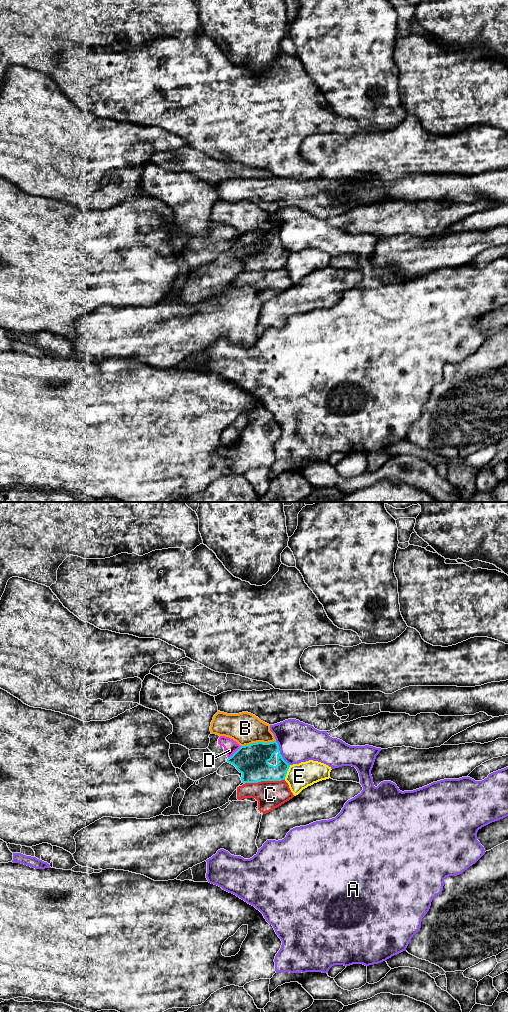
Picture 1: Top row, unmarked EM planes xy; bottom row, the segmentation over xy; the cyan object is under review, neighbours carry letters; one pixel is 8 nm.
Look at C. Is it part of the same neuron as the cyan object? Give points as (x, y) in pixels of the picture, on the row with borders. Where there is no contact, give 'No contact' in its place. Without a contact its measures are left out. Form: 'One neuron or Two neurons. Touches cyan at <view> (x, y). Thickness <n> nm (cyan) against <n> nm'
Two neurons. Touches cyan at xy (264, 780). Thickness 260 nm (cyan) against 220 nm

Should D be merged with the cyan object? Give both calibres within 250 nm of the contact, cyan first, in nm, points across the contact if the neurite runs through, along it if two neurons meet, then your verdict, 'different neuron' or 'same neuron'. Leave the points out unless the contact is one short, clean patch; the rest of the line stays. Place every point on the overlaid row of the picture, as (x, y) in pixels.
260/110 nm | along xy (241, 746), (228, 758) | different neuron

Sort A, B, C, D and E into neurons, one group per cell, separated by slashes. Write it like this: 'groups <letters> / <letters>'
groups A / B / C / D / E

